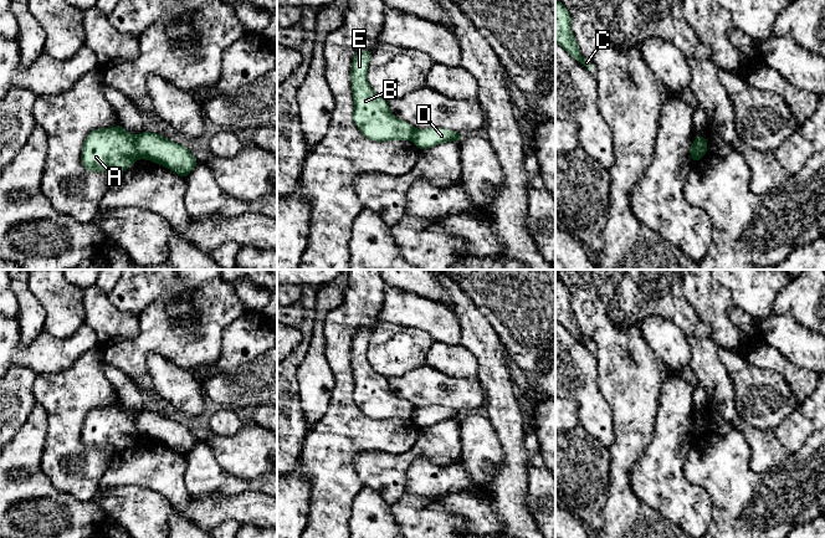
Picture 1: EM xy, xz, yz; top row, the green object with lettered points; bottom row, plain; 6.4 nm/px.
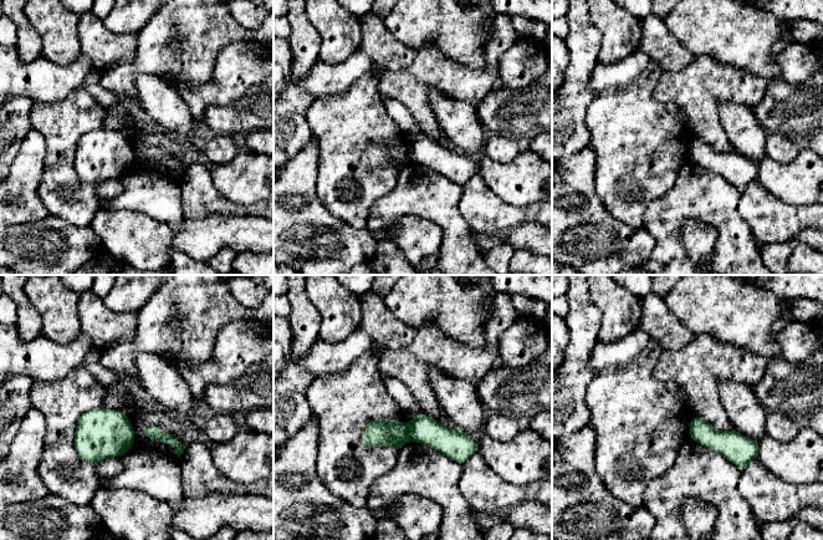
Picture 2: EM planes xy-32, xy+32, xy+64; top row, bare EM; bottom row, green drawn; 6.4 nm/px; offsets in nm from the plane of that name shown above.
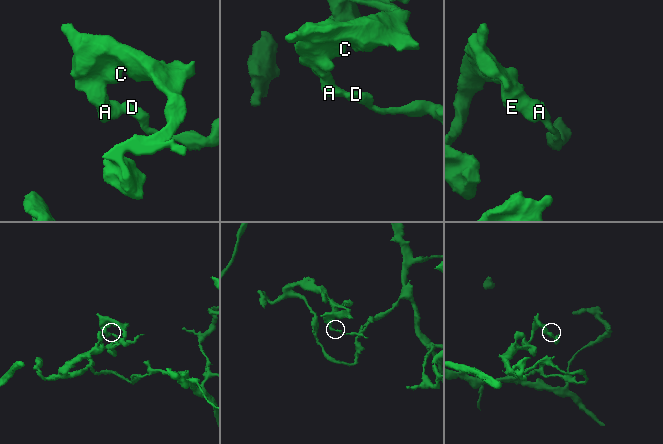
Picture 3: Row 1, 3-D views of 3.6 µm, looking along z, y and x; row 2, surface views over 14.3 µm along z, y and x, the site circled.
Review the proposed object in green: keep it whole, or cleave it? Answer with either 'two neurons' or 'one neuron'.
two neurons

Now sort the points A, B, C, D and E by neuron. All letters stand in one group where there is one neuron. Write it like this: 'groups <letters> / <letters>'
groups A B C E / D

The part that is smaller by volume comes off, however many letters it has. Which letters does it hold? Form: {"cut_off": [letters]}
{"cut_off": ["D"]}

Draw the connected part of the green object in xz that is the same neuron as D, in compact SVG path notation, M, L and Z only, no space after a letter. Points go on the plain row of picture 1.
M444 406L416 408L412 414L412 420L421 427L427 427L445 420L458 421L463 414L458 410L446 409Z

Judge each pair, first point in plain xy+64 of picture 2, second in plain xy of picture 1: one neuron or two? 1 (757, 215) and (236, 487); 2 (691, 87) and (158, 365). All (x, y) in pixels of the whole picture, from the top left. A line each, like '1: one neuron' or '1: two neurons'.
1: one neuron
2: two neurons

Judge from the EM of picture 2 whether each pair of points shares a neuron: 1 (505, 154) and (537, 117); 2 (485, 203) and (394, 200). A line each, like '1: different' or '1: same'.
1: same
2: different

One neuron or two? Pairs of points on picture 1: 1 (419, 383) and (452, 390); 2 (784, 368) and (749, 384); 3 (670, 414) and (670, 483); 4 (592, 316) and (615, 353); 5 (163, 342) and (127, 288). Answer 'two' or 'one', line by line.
1: one
2: two
3: one
4: one
5: two

